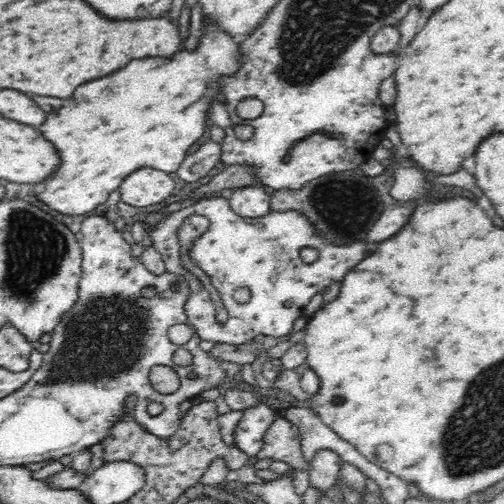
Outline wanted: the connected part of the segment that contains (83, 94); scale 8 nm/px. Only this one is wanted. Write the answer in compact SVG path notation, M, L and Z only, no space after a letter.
M203 15L200 38L194 48L174 51L171 55L146 55L134 57L128 64L106 78L86 82L76 88L68 106L60 104L48 113L46 122L39 127L42 133L60 149L64 164L60 172L48 180L46 192L39 198L52 209L63 213L82 215L94 210L106 201L113 190L140 169L158 169L174 174L180 170L192 146L204 136L212 124L212 108L218 104L220 96L225 96L226 80L238 78L250 55L244 51L248 33L236 35L220 25L218 17Z

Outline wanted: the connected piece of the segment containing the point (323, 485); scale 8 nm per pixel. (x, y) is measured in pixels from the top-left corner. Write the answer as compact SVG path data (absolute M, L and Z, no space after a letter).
M321 449L314 454L310 461L310 469L307 471L310 486L320 490L320 496L334 484L338 484L337 474L342 460L334 451Z

